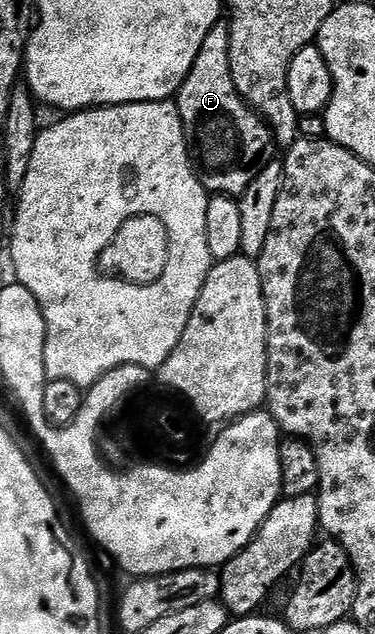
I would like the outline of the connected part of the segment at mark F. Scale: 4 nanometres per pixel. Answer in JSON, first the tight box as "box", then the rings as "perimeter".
{"box":[177,19,273,195],"perimeter":[[[220,19],[209,35],[205,35],[205,43],[201,43],[201,51],[177,94],[187,147],[197,155],[193,161],[195,173],[211,195],[243,194],[255,178],[261,162],[268,156],[267,148],[273,145],[271,128],[248,105],[233,83],[230,46],[230,24]]]}

